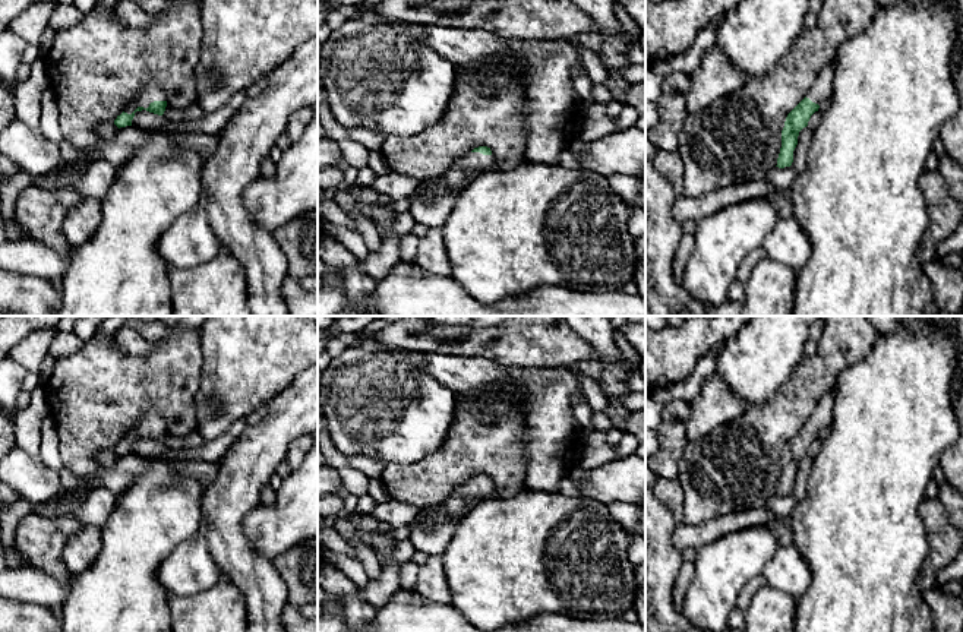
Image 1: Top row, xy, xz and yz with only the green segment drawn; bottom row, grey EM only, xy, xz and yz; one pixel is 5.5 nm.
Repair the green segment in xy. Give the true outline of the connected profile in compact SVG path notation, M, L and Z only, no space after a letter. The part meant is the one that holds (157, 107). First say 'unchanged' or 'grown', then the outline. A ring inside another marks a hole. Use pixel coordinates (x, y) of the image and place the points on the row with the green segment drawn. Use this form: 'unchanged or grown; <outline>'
grown; M146 85L138 97L130 101L124 111L117 116L114 124L120 127L132 126L132 120L136 111L146 110L149 113L162 116L167 107L167 98L161 86L158 85Z

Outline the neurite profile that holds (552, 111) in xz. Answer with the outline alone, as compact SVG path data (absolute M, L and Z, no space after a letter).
M424 25L427 44L457 67L474 60L502 59L518 63L524 91L525 161L533 164L558 164L562 151L575 139L582 105L577 99L571 67L580 59L577 48L565 41L505 40L482 29L460 29L442 25Z

